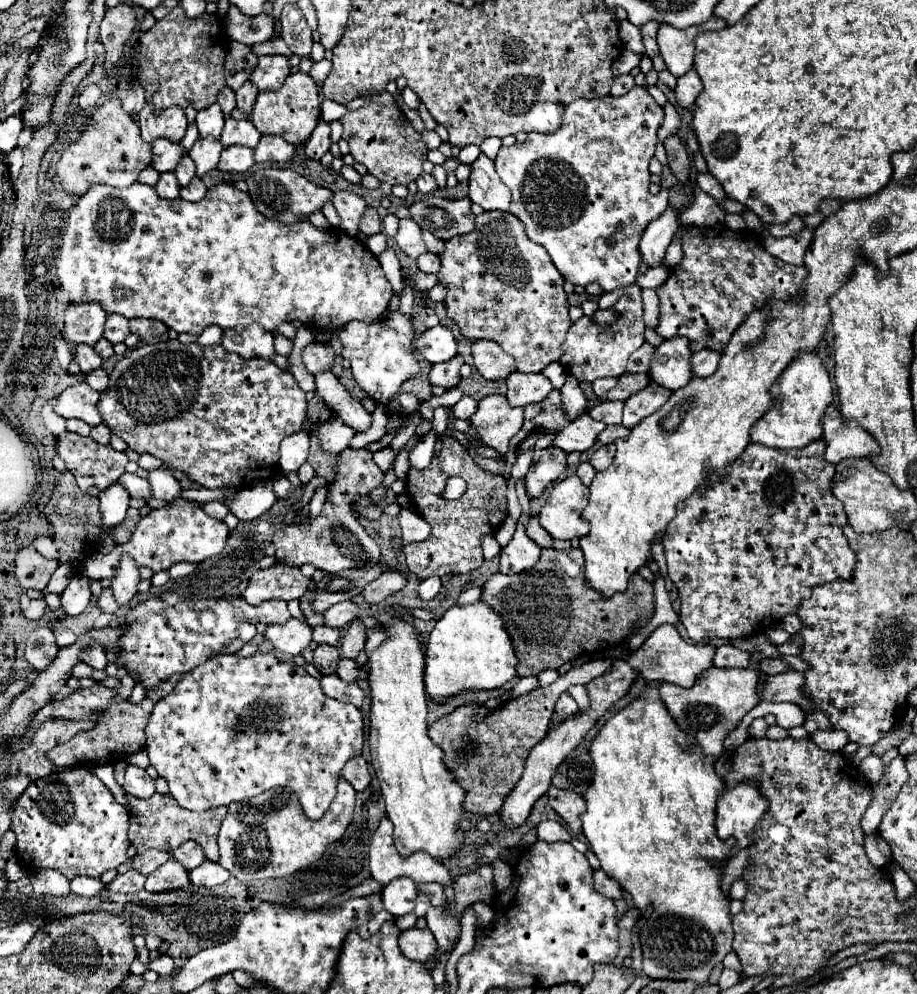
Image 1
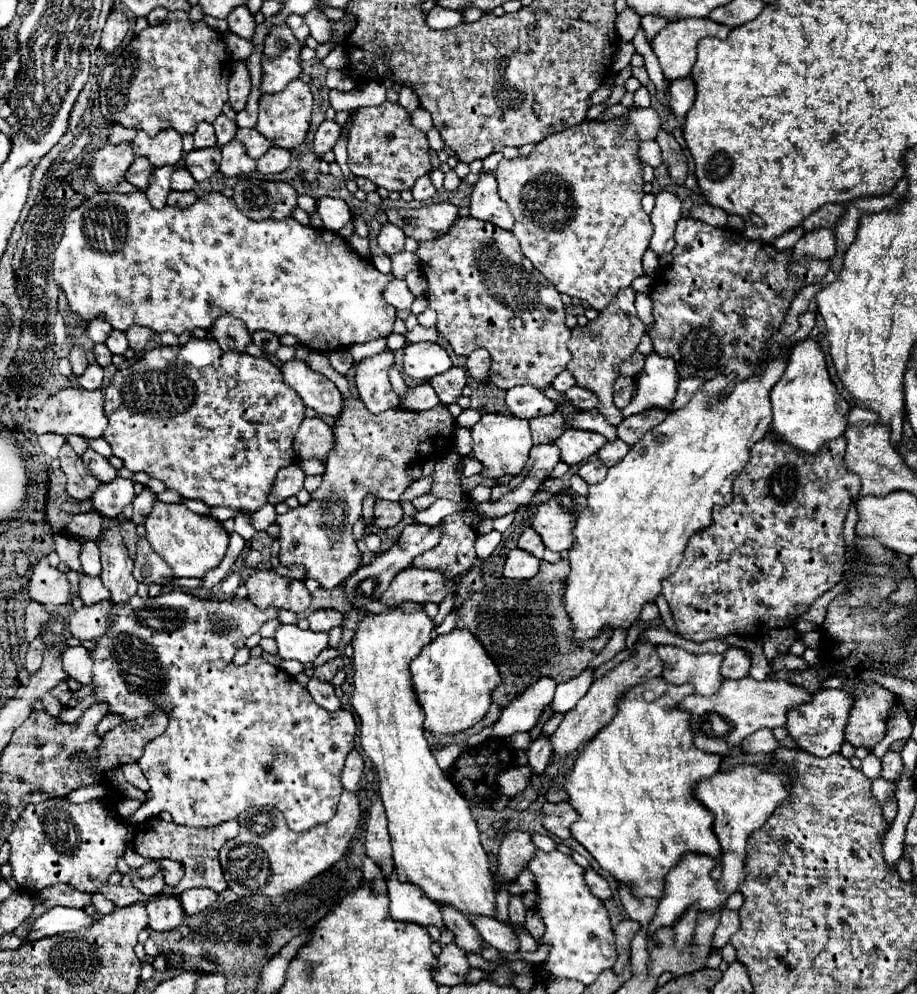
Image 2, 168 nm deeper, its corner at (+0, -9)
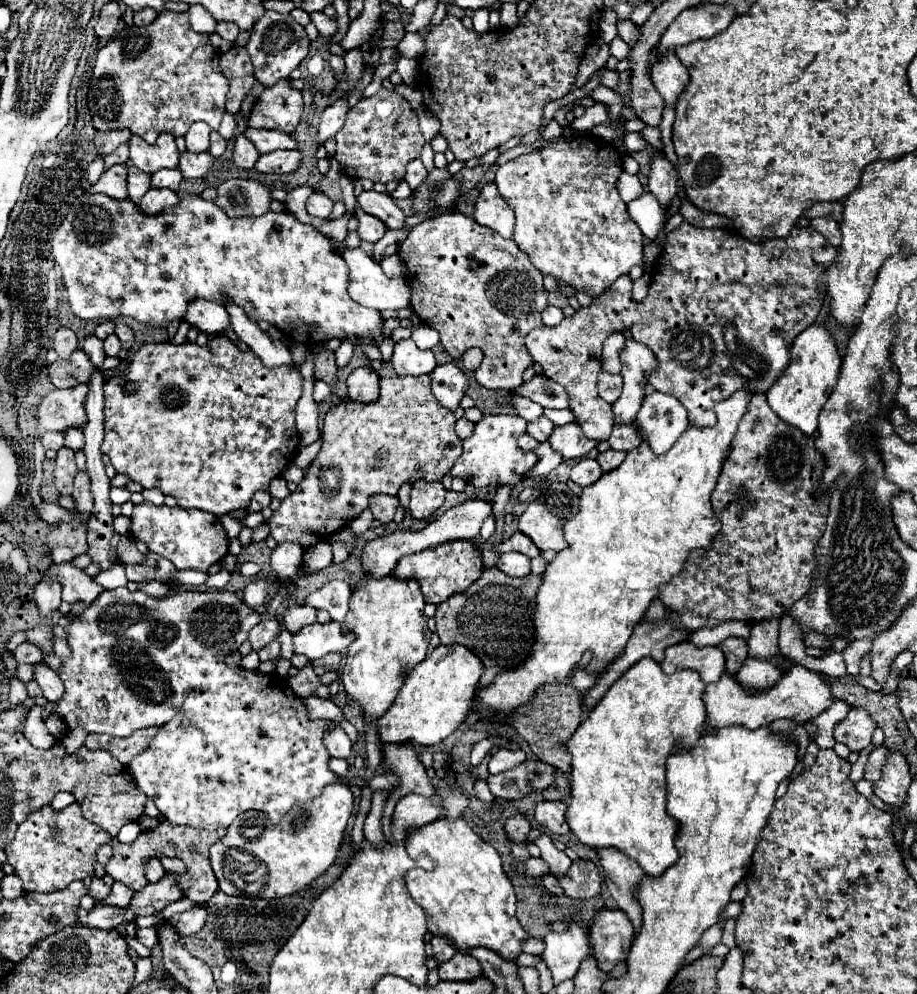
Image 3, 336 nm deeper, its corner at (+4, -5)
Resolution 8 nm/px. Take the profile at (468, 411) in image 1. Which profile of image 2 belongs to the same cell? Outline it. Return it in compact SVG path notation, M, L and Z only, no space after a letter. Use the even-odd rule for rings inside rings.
M469 408L469 410L463 410L461 416L455 422L457 422L457 426L469 426L471 428L471 426L475 426L479 422L479 418L481 418L481 414L477 410Z

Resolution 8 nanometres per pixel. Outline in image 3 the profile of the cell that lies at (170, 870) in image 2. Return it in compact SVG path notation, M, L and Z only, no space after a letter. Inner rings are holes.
M149 858L145 862L145 876L149 882L159 882L163 878L163 874L165 874L165 868L161 866L161 862L157 858Z

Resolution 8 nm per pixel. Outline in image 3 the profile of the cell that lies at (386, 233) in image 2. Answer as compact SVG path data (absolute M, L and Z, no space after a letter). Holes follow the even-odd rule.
M357 208L357 218L359 218L359 228L357 228L357 232L359 232L361 240L377 242L377 240L381 240L381 238L385 236L387 226L385 226L383 222L379 222L379 218L375 218L375 216L367 214L367 212L361 212L359 208Z

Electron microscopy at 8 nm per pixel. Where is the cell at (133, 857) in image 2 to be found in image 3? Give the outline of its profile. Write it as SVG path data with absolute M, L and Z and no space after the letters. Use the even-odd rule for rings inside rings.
M160 856L158 859L160 860L160 862L162 863L163 867L167 872L181 874L185 872L187 869L184 862L177 858Z

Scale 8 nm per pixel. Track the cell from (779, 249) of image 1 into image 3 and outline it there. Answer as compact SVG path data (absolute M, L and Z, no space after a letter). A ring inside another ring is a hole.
M813 218L811 228L817 230L819 234L823 234L833 246L841 244L841 230L839 230L839 224L835 220L831 220L831 218Z

